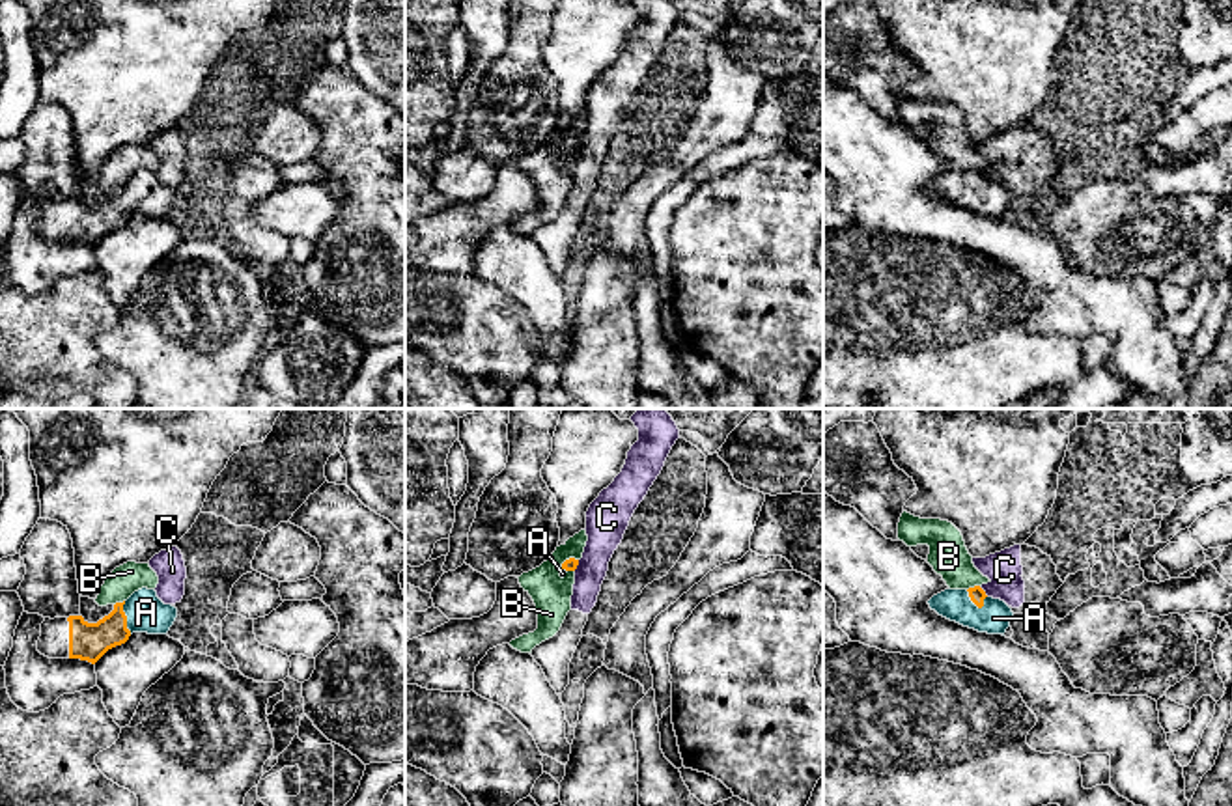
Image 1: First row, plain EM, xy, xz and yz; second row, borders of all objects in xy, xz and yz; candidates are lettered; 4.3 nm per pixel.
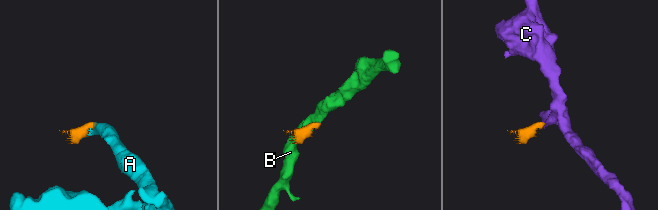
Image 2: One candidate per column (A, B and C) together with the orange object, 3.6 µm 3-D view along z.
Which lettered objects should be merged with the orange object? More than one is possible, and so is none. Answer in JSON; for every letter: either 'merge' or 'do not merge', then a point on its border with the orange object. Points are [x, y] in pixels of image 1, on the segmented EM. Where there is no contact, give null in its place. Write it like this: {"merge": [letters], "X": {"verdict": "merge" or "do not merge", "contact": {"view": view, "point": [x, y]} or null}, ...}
{"merge": ["A"], "A": {"verdict": "merge", "contact": {"view": "xy", "point": [126, 618]}}, "B": {"verdict": "do not merge", "contact": {"view": "yz", "point": [975, 586]}}, "C": {"verdict": "do not merge", "contact": {"view": "yz", "point": [984, 592]}}}

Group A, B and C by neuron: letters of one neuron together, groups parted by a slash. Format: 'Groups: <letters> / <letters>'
Groups: A / B / C

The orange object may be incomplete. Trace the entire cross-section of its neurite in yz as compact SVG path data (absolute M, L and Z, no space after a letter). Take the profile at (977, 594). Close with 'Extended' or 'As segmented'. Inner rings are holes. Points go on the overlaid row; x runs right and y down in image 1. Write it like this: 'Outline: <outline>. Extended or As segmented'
Outline: M980 586L969 590L948 588L933 595L928 604L939 616L987 634L1004 636L1014 618L1004 601L987 597Z. Extended

